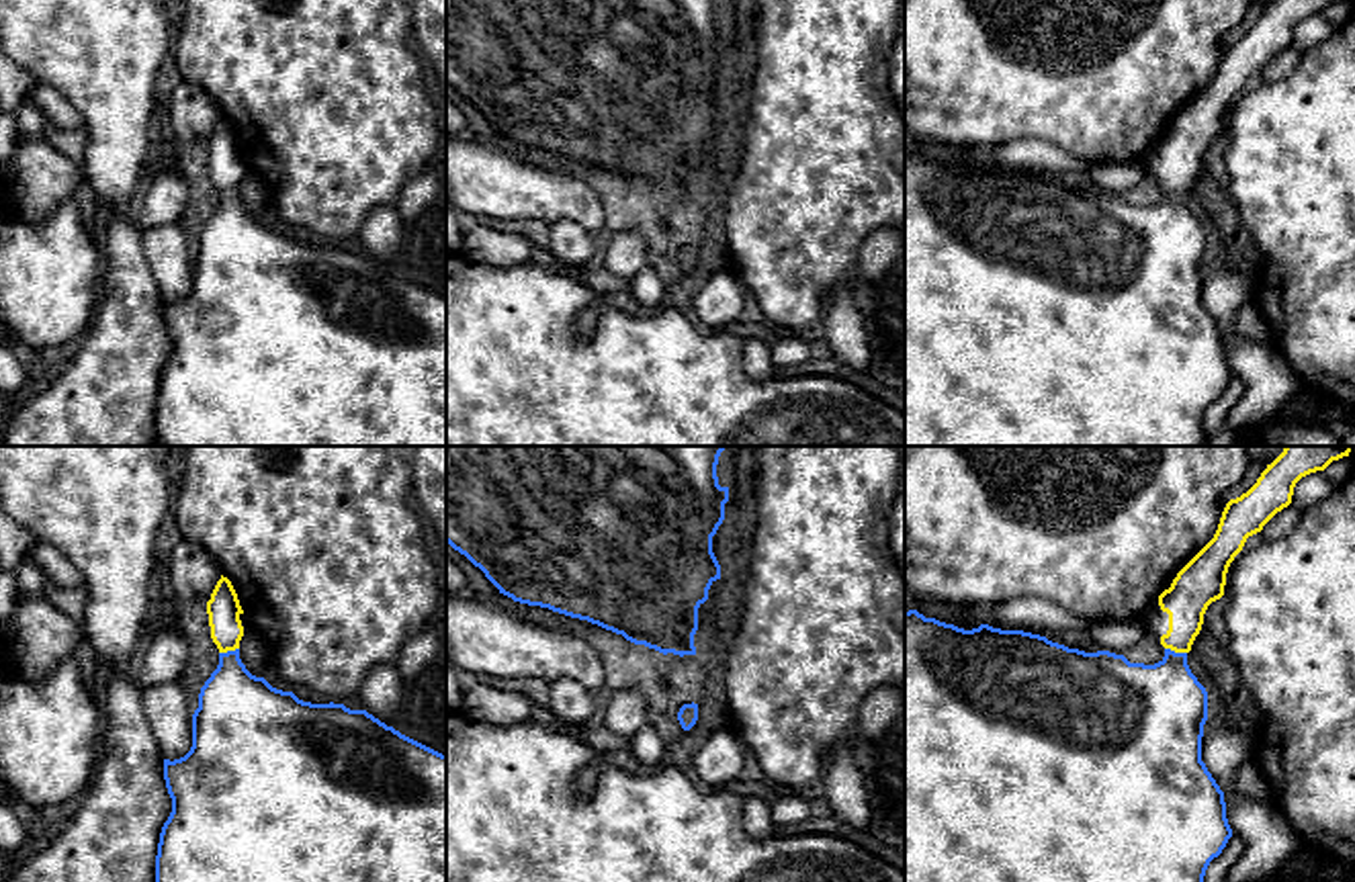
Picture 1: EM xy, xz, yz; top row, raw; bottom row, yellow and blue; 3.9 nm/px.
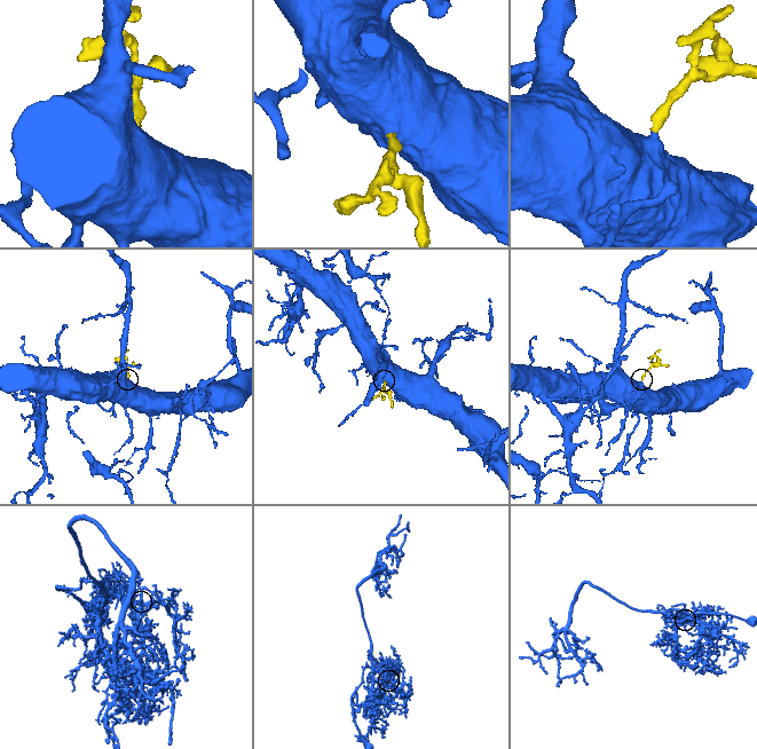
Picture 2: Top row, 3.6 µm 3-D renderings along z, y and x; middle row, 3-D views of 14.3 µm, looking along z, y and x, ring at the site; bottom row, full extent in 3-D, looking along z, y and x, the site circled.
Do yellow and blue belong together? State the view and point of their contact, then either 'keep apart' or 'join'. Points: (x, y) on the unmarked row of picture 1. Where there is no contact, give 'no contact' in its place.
contact yz (1175, 193); join

